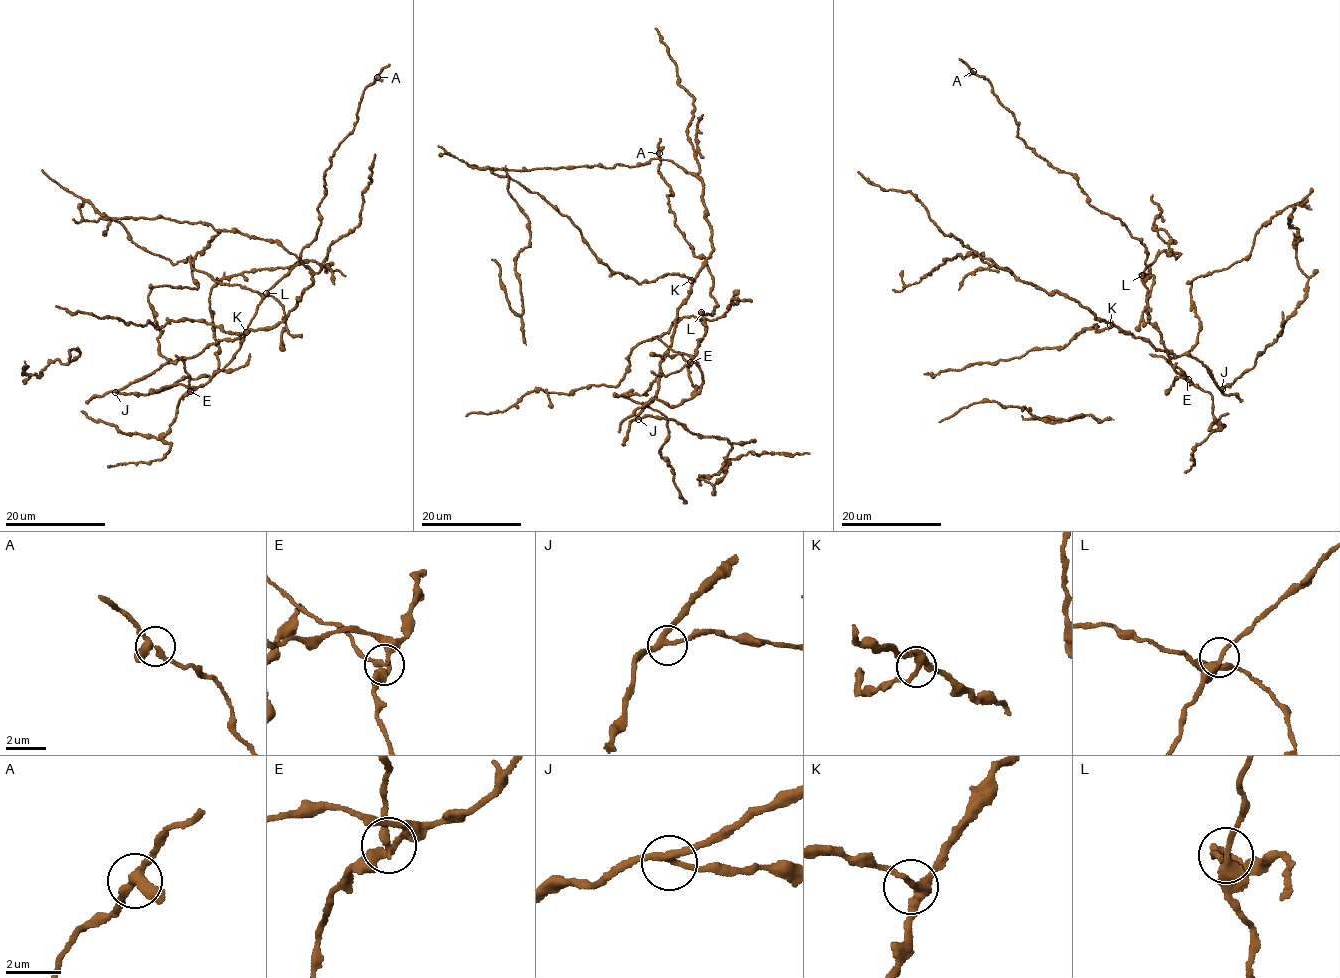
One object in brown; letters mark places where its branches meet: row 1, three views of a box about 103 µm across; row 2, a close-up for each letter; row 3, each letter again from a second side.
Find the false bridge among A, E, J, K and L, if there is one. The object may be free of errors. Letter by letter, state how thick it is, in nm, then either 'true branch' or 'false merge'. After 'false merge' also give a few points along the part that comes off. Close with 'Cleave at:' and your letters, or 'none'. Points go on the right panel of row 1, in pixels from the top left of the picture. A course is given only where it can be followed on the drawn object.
A: calibre 300 nm; true branch
E: calibre 280 nm; false merge; course (1187, 379), (1167, 360), (1149, 354)
J: calibre 240 nm; true branch
K: calibre 320 nm; true branch
L: calibre 280 nm; true branch
Cleave at: E

